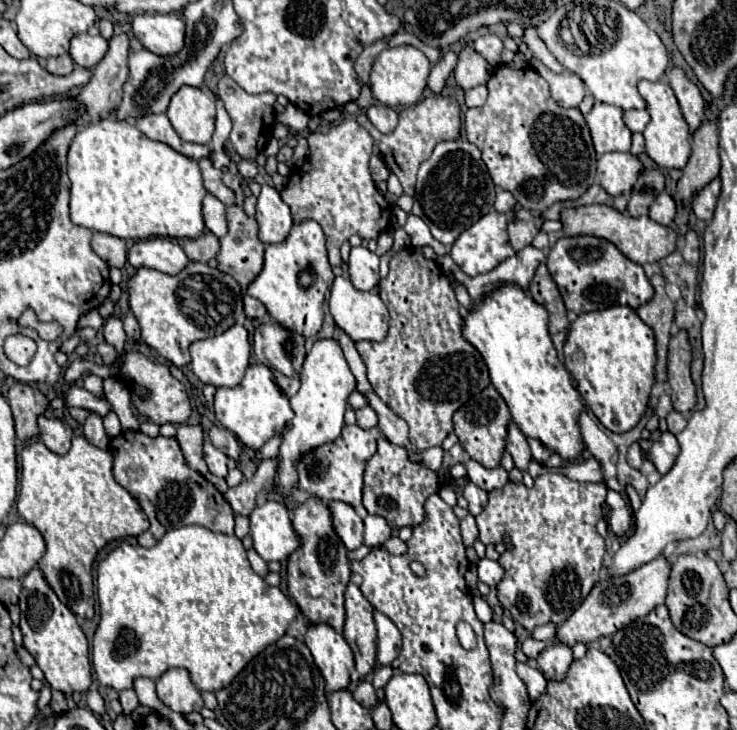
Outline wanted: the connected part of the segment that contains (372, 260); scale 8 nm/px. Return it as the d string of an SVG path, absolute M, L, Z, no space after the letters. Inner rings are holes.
M364 246L352 248L350 260L348 260L348 274L352 284L360 290L372 290L380 280L378 262L380 262L378 256L368 248Z

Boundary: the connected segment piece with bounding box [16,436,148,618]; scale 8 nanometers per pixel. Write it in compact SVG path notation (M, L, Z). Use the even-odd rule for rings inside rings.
M76 436L70 452L64 456L50 452L40 440L26 444L22 450L22 480L16 506L20 516L36 526L46 540L46 552L38 566L54 592L72 612L92 618L92 562L98 550L110 540L138 536L148 528L148 518L138 500L112 476L112 454L90 444L84 436Z

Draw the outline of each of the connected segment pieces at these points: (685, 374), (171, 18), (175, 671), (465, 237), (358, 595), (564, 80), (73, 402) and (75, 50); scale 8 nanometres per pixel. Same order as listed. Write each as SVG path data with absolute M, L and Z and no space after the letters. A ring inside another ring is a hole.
M680 330L678 336L670 340L670 352L668 352L668 374L670 374L670 386L672 386L672 406L680 414L692 412L696 406L696 386L690 378L690 344L686 338L686 332Z
M138 14L132 18L132 32L158 56L176 54L184 46L184 20L176 14Z
M170 668L156 682L160 692L160 700L178 714L200 712L204 708L200 690L190 680L190 672L186 668Z
M512 208L506 214L500 214L496 210L488 212L486 216L482 216L474 226L470 226L468 230L464 230L456 242L450 248L450 256L454 258L454 262L468 274L468 276L478 276L478 274L486 274L490 270L494 270L502 260L506 260L508 256L514 254L510 240L508 240L508 224L516 220L516 208Z
M350 582L346 588L344 638L356 658L356 668L352 674L354 682L370 674L376 664L376 626L372 612L372 604L364 598L360 588Z
M530 58L528 60L536 70L538 74L548 82L550 86L550 92L552 92L552 98L562 106L562 108L574 108L582 102L582 98L586 96L586 88L584 88L584 82L570 70L564 70L560 74L552 72L548 66L544 66L540 60L536 58Z
M68 386L68 390L62 394L62 398L68 408L72 408L72 406L74 408L88 408L88 410L100 412L100 416L106 416L108 410L112 408L108 400L98 400L86 388L80 388L80 386Z
M84 32L74 36L70 42L70 56L82 68L94 68L104 58L106 50L108 50L108 42L100 34L92 36Z

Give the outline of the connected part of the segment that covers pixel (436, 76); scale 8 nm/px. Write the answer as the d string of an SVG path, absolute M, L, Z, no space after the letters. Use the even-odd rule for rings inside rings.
M446 50L446 52L444 52L444 56L442 56L440 62L432 68L430 78L428 78L428 88L430 88L432 92L436 92L436 94L442 92L448 74L450 74L450 72L454 70L454 66L456 66L456 60L458 60L458 54L456 54L454 50Z

